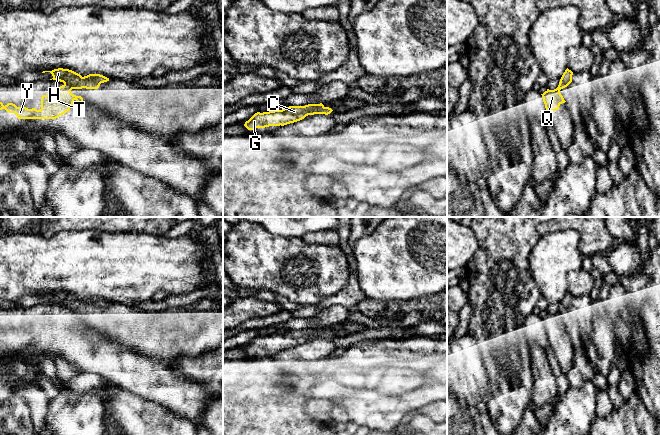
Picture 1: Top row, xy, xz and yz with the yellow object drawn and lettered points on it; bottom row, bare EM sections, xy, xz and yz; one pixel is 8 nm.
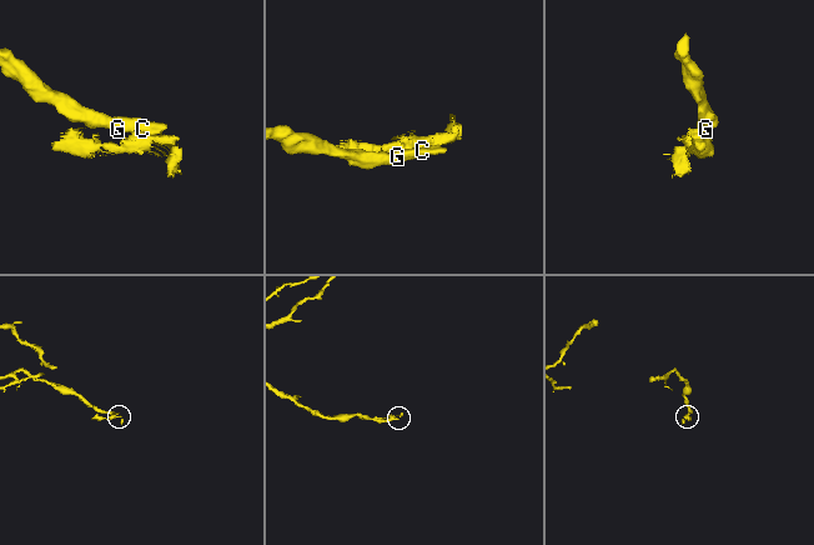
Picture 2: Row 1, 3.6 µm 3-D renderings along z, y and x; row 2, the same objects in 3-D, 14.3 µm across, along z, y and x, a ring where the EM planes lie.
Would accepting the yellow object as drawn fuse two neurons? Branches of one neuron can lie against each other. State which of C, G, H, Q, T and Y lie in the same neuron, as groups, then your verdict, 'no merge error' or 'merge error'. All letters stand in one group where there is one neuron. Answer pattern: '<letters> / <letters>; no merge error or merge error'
C G H / Q T Y; merge error

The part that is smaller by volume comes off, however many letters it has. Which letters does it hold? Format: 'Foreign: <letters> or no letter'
Foreign: Q, T, Y

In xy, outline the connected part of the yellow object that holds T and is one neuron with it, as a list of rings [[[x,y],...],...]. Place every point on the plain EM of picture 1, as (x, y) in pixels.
[[[90,303],[82,304],[75,310],[64,308],[51,318],[41,321],[40,334],[17,331],[13,327],[8,327],[4,330],[2,326],[0,326],[0,334],[5,333],[9,337],[15,337],[18,343],[56,343],[60,339],[70,335],[70,331],[75,324],[78,327],[83,327],[83,322],[81,320],[76,320],[71,317],[72,313],[98,313],[100,308],[100,306]]]

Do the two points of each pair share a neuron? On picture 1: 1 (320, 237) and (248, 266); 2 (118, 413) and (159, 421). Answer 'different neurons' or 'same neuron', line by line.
1: different neurons
2: same neuron

